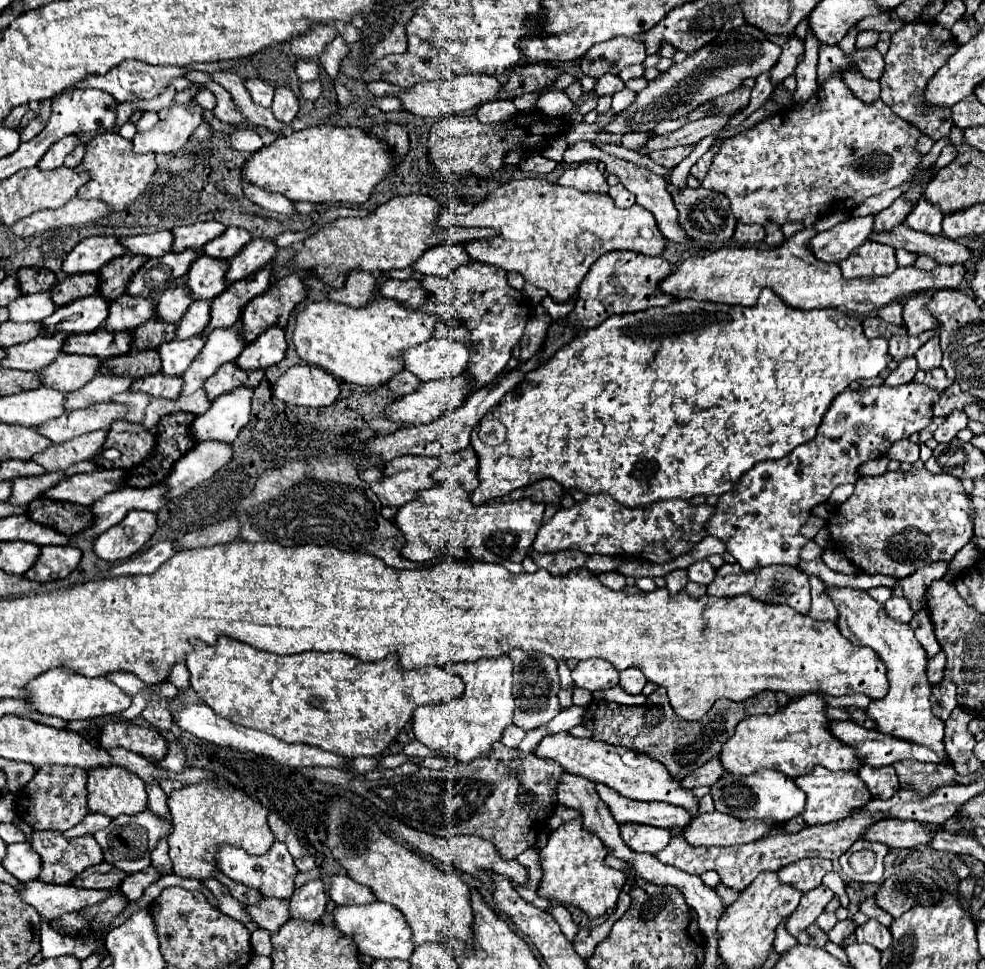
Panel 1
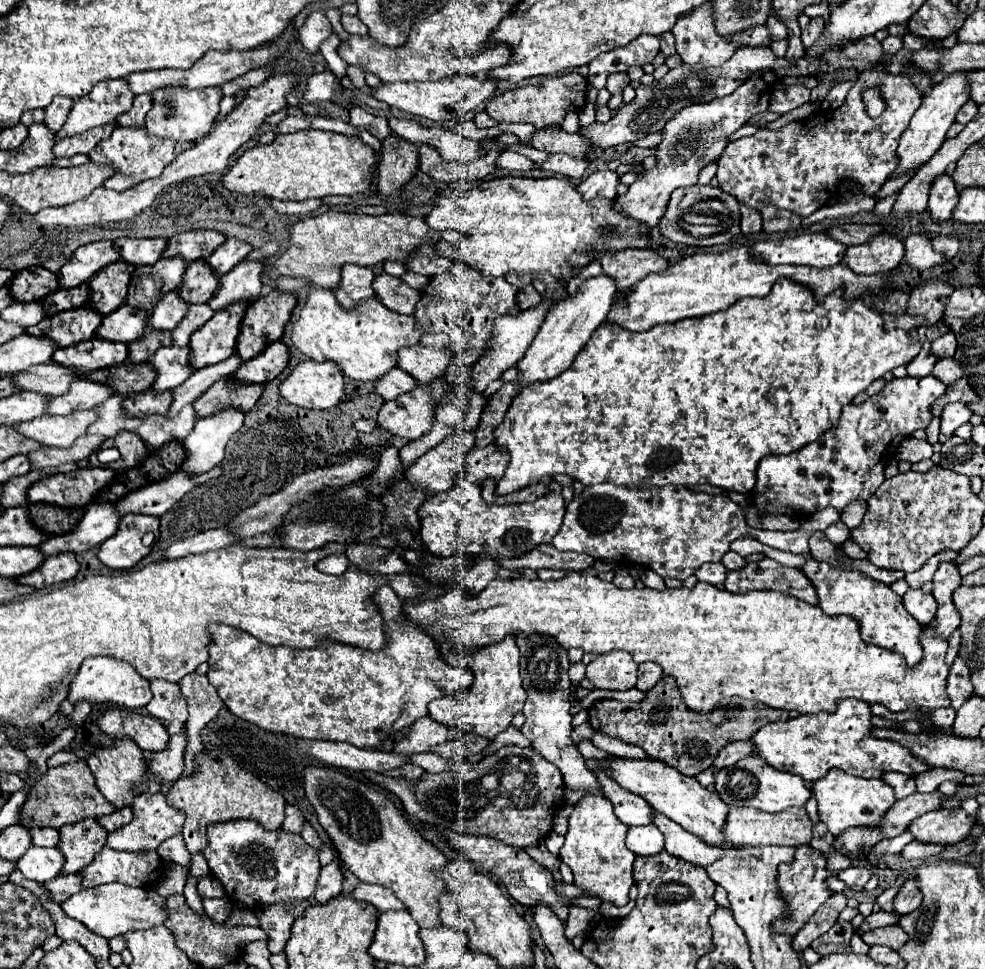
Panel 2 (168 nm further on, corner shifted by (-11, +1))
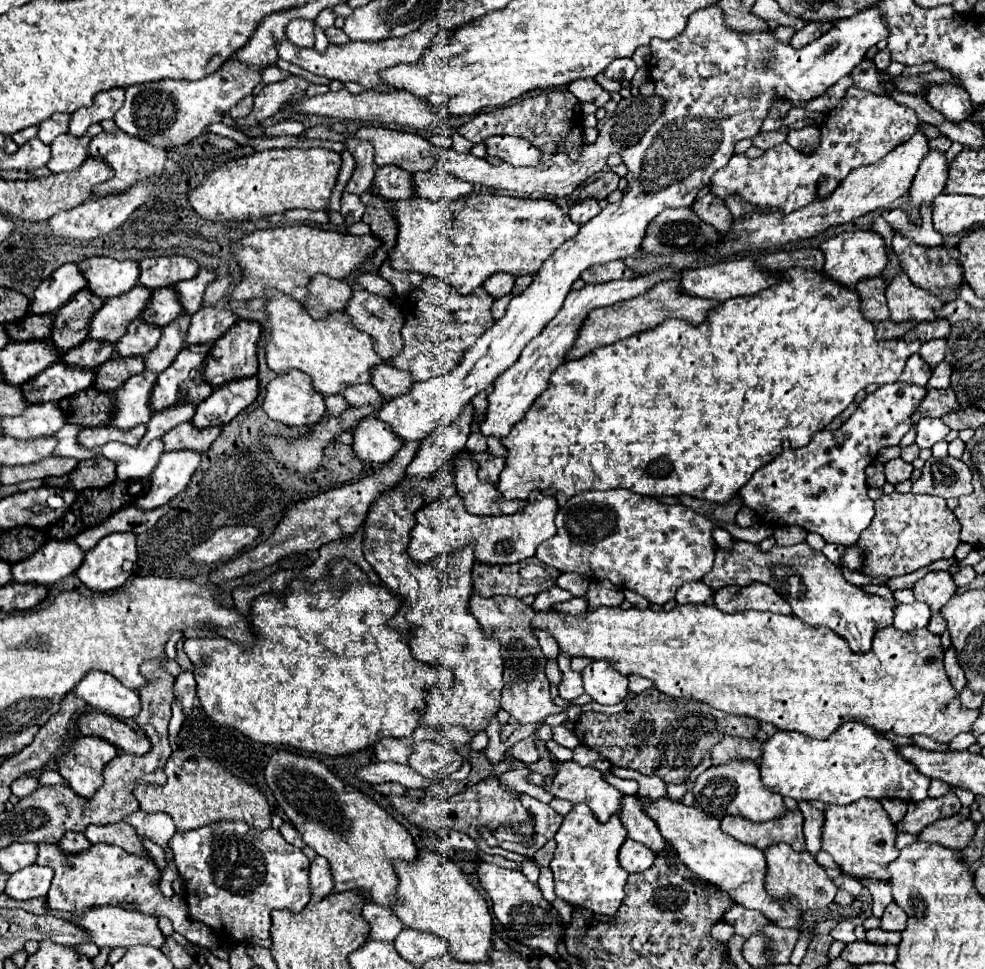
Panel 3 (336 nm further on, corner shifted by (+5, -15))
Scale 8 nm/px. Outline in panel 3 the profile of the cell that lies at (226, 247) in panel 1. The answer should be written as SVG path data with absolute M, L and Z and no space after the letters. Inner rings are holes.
M202 268L194 278L184 280L184 282L180 282L180 284L174 286L176 292L178 292L178 296L180 296L180 302L182 302L184 310L186 310L188 314L194 314L194 312L200 310L204 290L206 290L206 286L208 286L212 280L216 280L216 272Z

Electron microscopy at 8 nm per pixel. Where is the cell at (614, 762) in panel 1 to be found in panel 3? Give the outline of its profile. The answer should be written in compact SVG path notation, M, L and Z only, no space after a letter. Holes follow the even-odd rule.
M660 798L656 800L658 804L652 804L652 800L640 800L646 816L650 816L664 840L674 848L676 856L680 862L684 862L698 878L716 884L718 888L724 888L734 902L760 910L766 918L774 920L776 926L780 928L798 928L800 924L800 910L796 908L796 900L774 900L772 896L766 894L764 890L764 874L766 874L766 858L764 852L750 846L736 842L732 836L724 834L720 830L720 820L706 814L704 810L696 806L684 806L682 802L670 800L670 798Z

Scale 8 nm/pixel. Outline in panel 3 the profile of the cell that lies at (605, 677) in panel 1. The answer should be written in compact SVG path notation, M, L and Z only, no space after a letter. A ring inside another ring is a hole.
M604 660L588 664L580 674L584 680L584 692L592 696L592 700L598 704L614 706L622 702L628 694L628 678L618 674Z

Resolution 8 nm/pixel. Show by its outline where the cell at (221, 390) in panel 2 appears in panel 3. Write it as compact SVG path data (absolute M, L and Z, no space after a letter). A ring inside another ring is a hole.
M190 422L178 424L170 432L166 432L164 440L164 450L196 450L196 452L206 452L212 442L220 436L222 426L210 426L210 428L196 428Z

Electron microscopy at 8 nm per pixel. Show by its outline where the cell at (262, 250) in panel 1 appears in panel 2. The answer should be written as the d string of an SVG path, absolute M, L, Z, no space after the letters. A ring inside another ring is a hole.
M242 260L238 266L234 266L228 274L220 278L220 288L216 290L208 306L214 312L218 312L236 302L254 302L256 298L260 298L262 290L260 272L262 272L260 262Z

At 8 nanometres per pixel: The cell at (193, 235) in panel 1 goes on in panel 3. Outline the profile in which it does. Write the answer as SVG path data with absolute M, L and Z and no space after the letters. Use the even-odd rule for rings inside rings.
M160 256L140 260L140 284L156 290L164 286L174 286L180 280L194 278L200 266L188 256Z

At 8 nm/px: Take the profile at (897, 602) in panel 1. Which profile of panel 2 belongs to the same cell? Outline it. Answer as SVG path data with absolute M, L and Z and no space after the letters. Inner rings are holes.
M908 590L904 594L904 608L920 622L926 624L928 620L932 620L932 616L936 614L936 600L930 592L924 590Z

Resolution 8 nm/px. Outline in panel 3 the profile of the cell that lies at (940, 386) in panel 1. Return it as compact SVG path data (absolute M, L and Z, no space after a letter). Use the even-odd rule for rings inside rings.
M940 362L932 370L932 378L928 380L926 388L948 388L950 386L950 366L946 362Z

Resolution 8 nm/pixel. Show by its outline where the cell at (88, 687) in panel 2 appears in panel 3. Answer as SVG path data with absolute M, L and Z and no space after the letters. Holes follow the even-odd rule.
M100 670L88 672L72 692L92 708L120 720L132 718L140 712L138 692L128 690L114 676Z

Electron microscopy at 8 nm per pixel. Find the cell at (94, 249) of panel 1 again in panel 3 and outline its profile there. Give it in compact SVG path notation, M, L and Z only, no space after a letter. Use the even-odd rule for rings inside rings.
M64 264L34 290L30 312L32 314L56 312L82 288L84 278L80 276L80 268L76 268L76 264Z

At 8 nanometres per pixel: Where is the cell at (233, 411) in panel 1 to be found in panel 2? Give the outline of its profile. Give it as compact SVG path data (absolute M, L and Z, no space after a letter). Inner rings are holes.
M228 408L220 416L210 416L208 420L198 420L190 436L184 440L184 462L182 468L188 476L196 476L212 470L224 458L224 448L230 436L242 426L244 412Z

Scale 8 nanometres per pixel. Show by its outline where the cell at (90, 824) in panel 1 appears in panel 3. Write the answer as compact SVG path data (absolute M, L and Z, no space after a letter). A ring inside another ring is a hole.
M116 822L116 824L108 824L108 826L90 826L90 828L86 828L84 834L90 840L90 844L100 844L100 842L116 844L130 854L150 856L148 850L140 844L134 828L130 828L126 822Z

